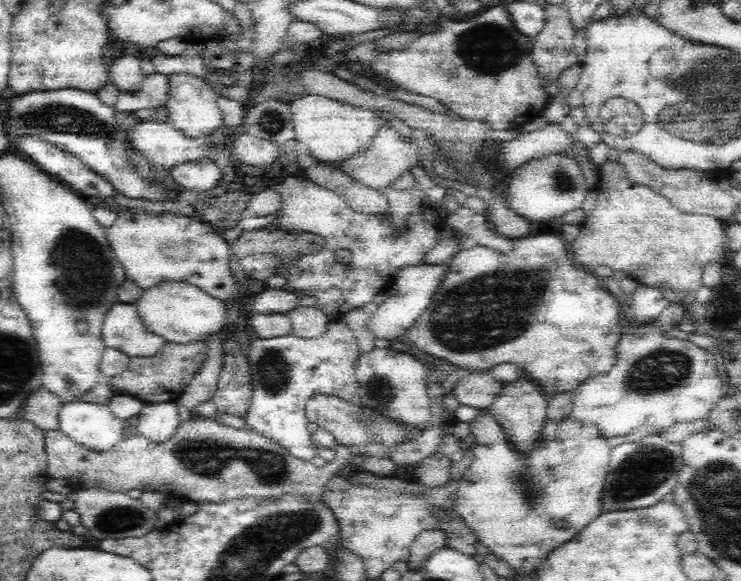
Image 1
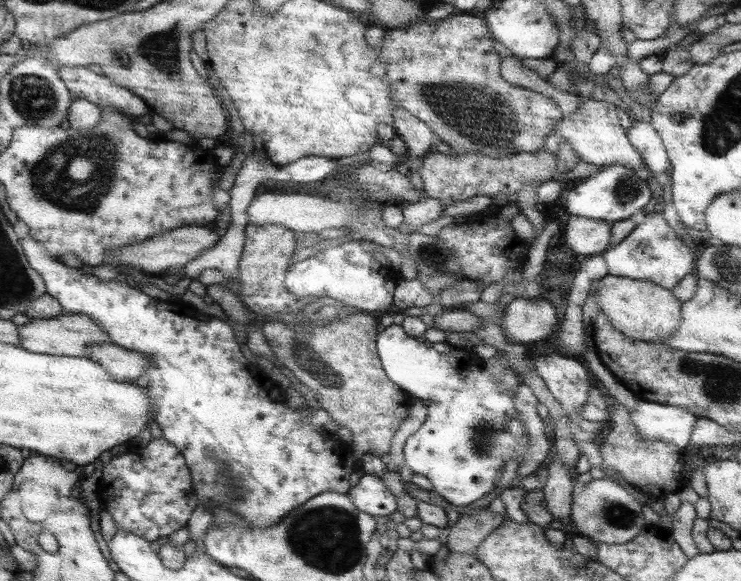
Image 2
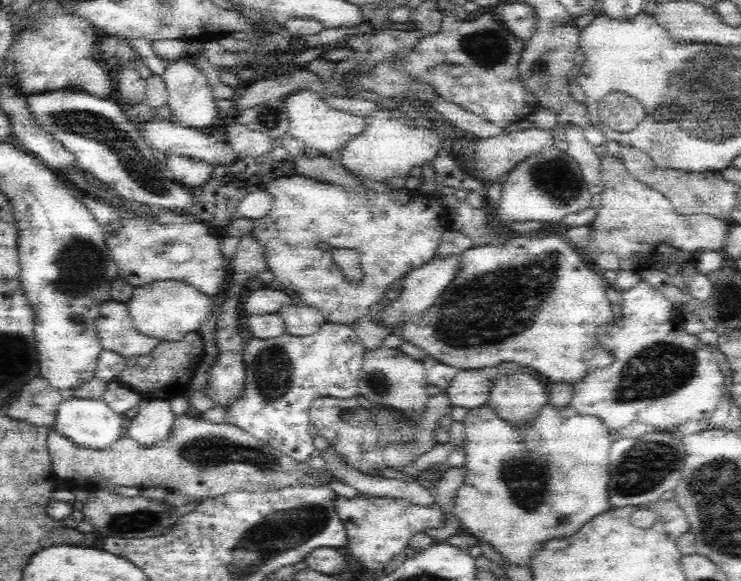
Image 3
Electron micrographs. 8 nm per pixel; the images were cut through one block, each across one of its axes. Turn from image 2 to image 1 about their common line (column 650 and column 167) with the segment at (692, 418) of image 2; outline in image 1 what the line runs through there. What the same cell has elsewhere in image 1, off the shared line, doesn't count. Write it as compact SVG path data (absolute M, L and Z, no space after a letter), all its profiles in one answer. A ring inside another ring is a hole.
M176 402L146 403L138 414L138 424L132 427L132 431L152 442L166 442L176 434L180 422Z

